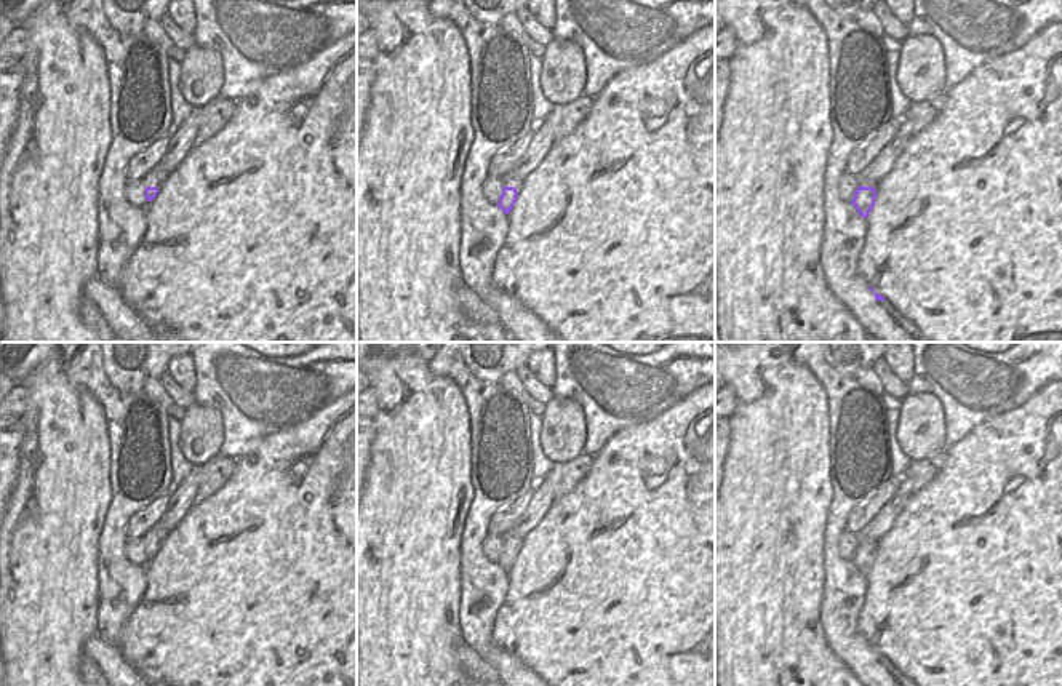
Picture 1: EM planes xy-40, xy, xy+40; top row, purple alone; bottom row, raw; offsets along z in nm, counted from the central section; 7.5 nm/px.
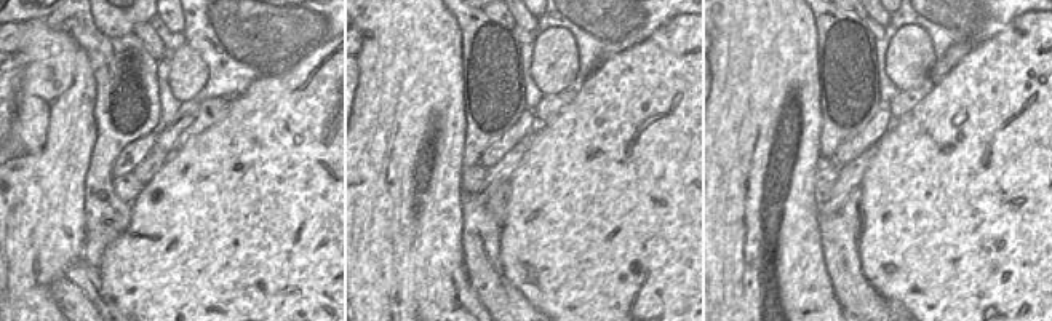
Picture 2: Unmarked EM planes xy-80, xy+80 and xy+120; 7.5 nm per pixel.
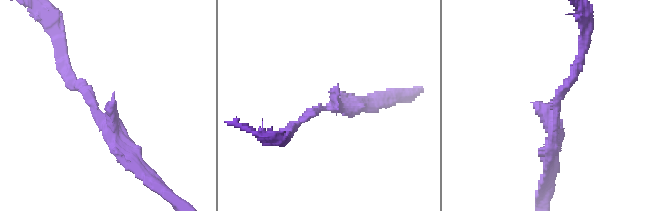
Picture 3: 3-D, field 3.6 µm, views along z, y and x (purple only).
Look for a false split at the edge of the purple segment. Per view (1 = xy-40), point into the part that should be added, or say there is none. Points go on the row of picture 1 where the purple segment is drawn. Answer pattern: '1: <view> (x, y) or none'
1: none

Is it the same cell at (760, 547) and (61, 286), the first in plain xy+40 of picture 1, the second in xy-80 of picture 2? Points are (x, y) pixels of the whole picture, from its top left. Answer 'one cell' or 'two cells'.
two cells

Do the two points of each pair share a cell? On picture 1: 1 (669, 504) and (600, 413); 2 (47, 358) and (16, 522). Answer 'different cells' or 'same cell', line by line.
1: different cells
2: different cells

